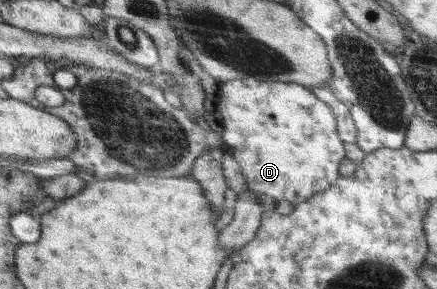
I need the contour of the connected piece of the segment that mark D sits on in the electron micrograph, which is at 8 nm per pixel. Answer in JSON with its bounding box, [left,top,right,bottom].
[213,78,345,206]

